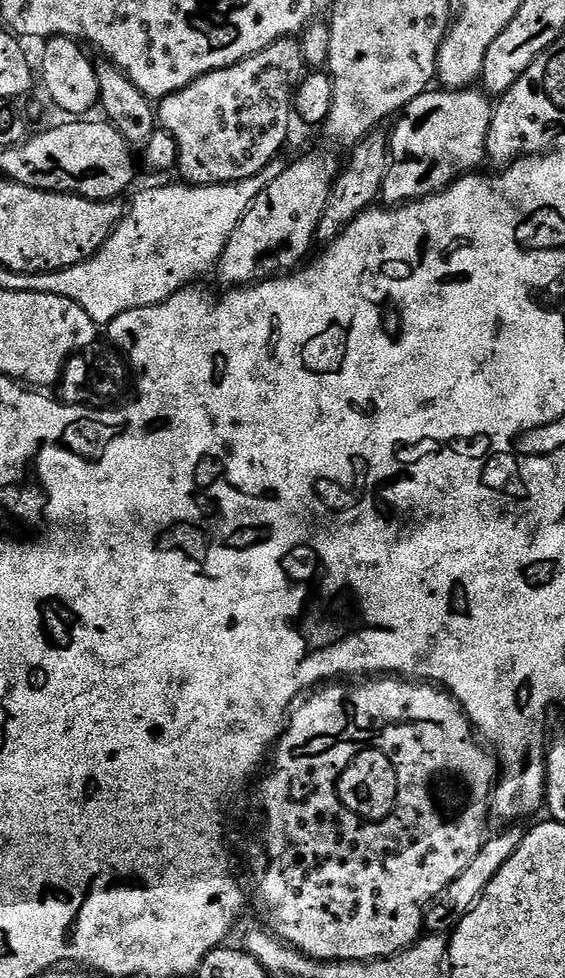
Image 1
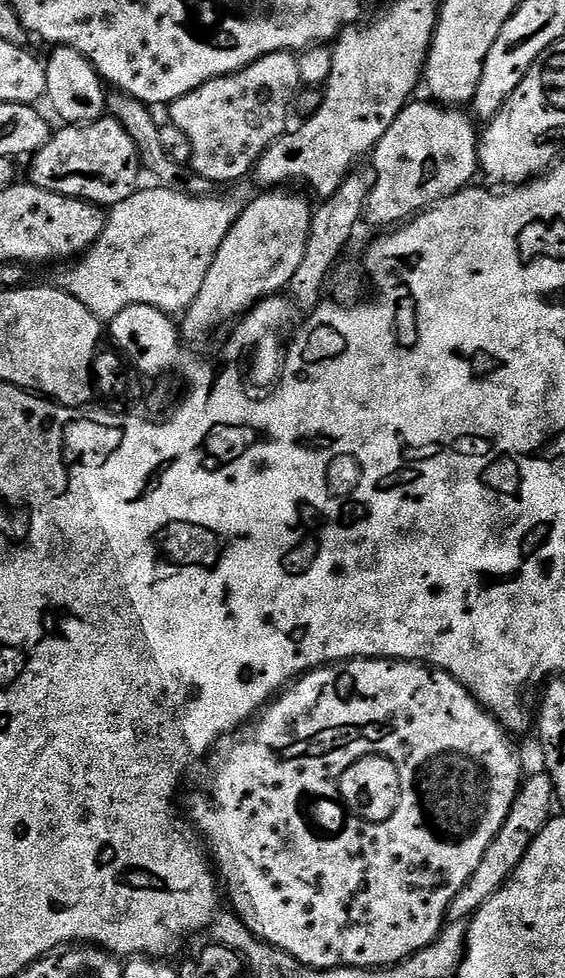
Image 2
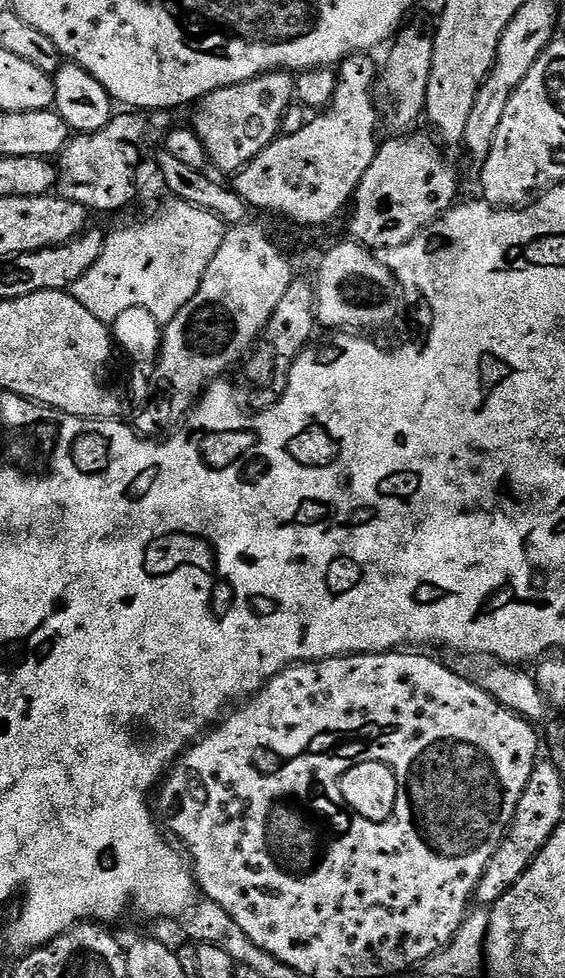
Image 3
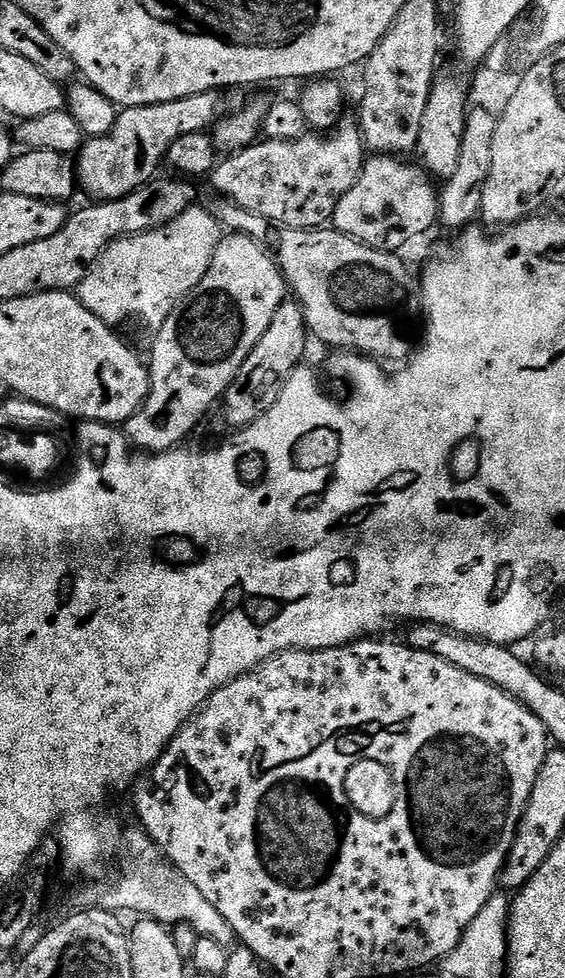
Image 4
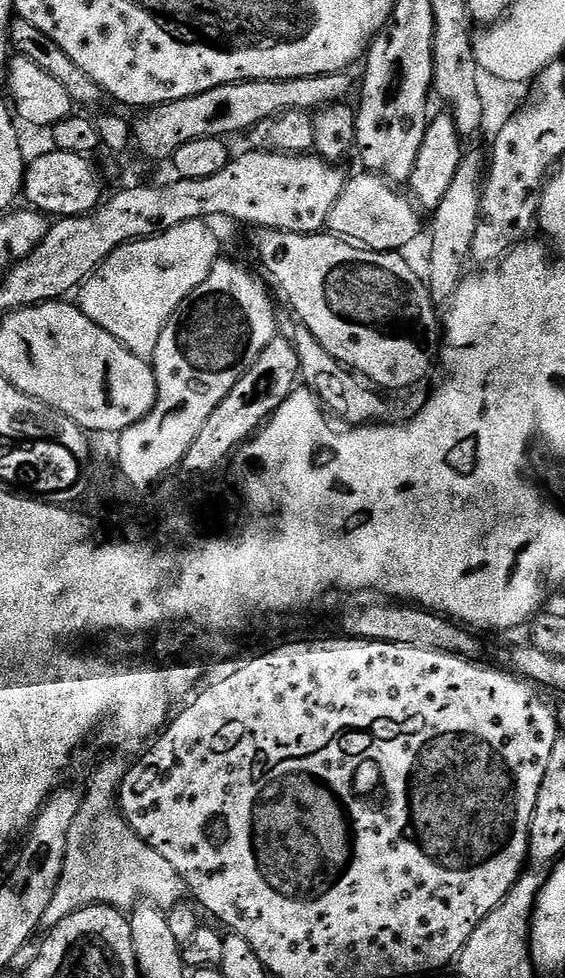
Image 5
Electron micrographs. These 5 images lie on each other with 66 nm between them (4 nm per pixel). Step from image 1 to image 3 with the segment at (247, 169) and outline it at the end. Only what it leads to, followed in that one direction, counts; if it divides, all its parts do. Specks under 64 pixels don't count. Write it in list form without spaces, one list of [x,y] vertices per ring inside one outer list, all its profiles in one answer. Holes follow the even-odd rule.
[[[287,71],[263,72],[261,76],[250,78],[241,84],[226,86],[214,90],[195,105],[196,117],[190,120],[191,127],[195,128],[198,138],[202,138],[202,146],[206,146],[208,163],[220,172],[235,174],[242,171],[266,146],[276,141],[281,135],[284,126],[286,110],[294,104],[294,80]]]

